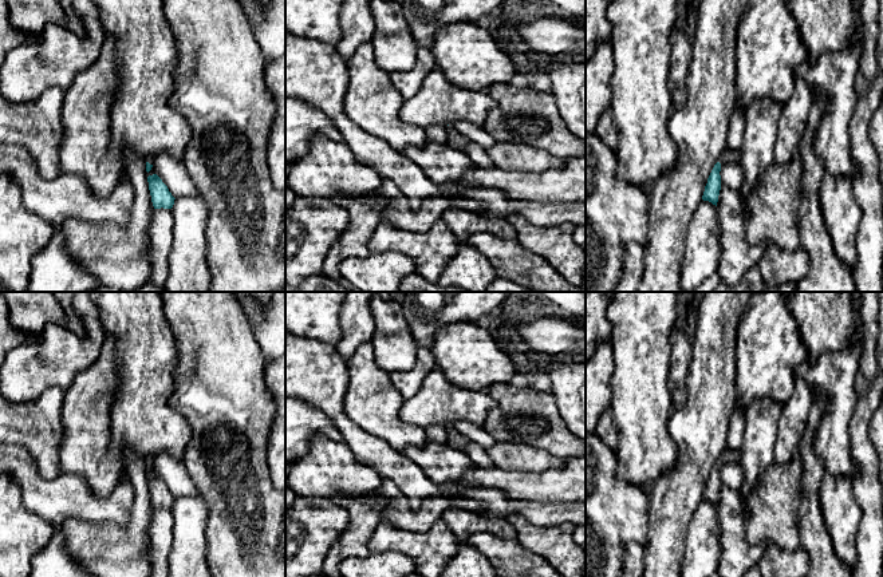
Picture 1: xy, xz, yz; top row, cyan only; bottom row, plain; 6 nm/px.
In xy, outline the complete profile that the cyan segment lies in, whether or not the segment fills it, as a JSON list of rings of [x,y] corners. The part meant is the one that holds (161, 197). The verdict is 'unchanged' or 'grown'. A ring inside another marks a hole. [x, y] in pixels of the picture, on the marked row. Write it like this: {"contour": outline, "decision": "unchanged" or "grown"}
{"contour": [[[153,174],[147,177],[147,182],[154,209],[172,209],[176,198],[162,179],[157,174]]], "decision": "unchanged"}

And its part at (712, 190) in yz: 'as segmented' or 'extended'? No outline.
extended

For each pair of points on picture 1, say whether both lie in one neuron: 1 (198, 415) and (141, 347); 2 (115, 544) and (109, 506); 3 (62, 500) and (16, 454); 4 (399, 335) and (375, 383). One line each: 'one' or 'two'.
1: two
2: two
3: one
4: two

